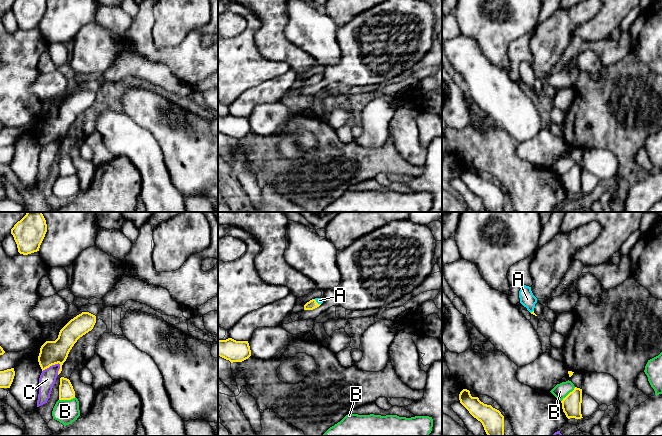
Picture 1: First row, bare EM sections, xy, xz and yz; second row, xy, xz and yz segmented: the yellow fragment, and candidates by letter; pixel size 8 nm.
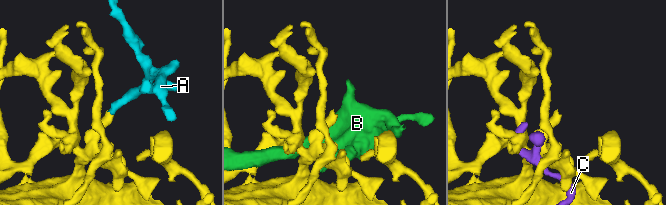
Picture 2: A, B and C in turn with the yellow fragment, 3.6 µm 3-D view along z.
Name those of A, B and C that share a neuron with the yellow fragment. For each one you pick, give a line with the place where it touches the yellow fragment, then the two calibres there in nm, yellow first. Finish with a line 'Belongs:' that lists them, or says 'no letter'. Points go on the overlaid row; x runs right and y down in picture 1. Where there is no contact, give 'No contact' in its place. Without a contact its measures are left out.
A: Touches yellow at xz (316, 302). Thickness 80 nm (yellow) against 50 nm
Belongs: A

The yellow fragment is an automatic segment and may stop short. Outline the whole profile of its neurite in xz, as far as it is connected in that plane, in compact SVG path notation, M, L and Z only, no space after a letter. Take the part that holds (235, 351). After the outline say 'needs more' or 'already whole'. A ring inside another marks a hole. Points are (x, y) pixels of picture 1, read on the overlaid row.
M232 338L218 340L218 356L233 362L242 362L251 356L248 341L236 341Z | already whole

